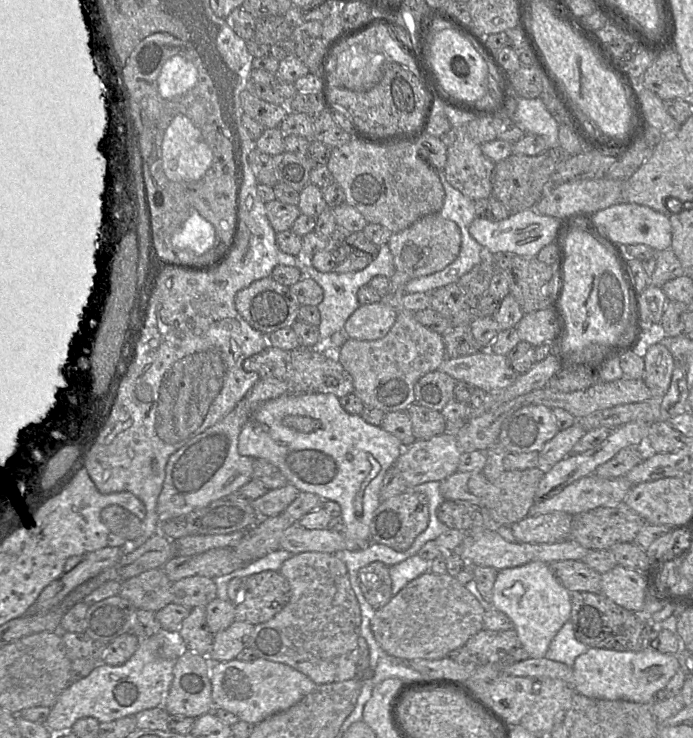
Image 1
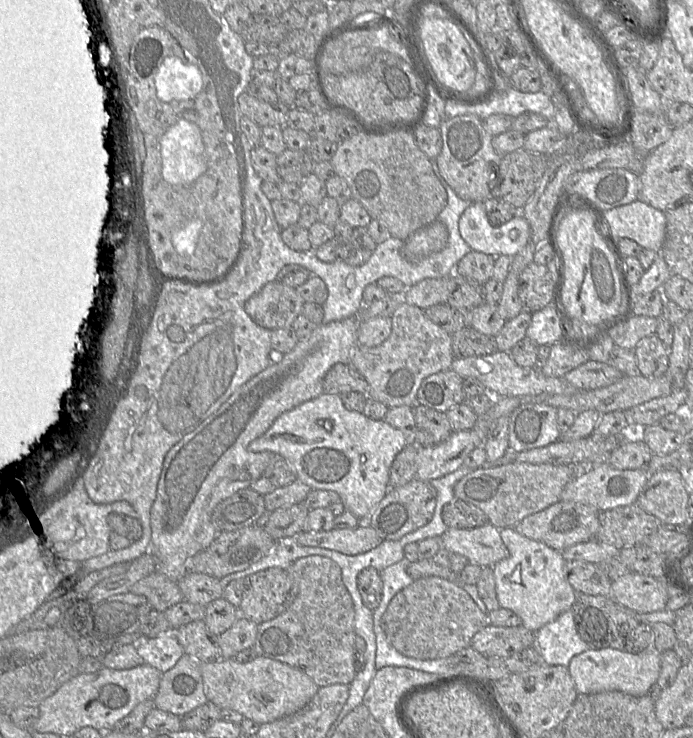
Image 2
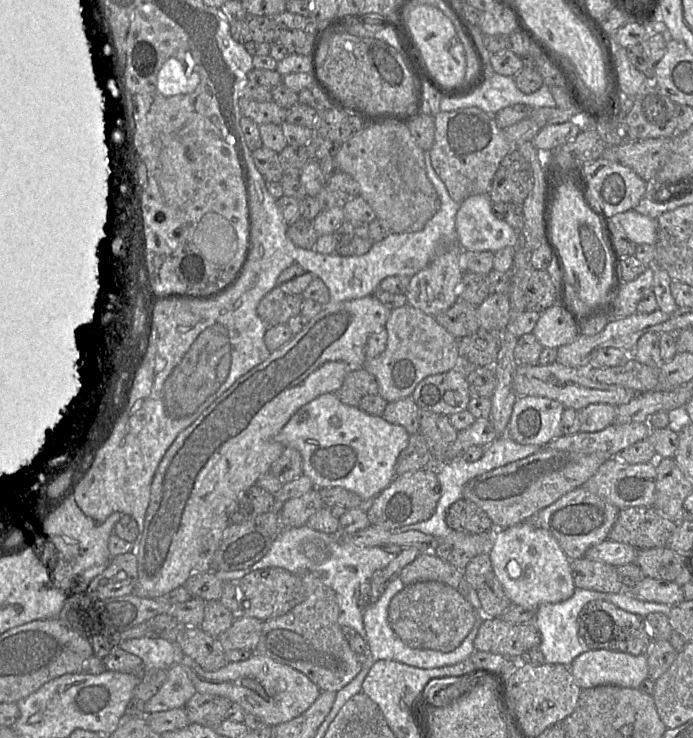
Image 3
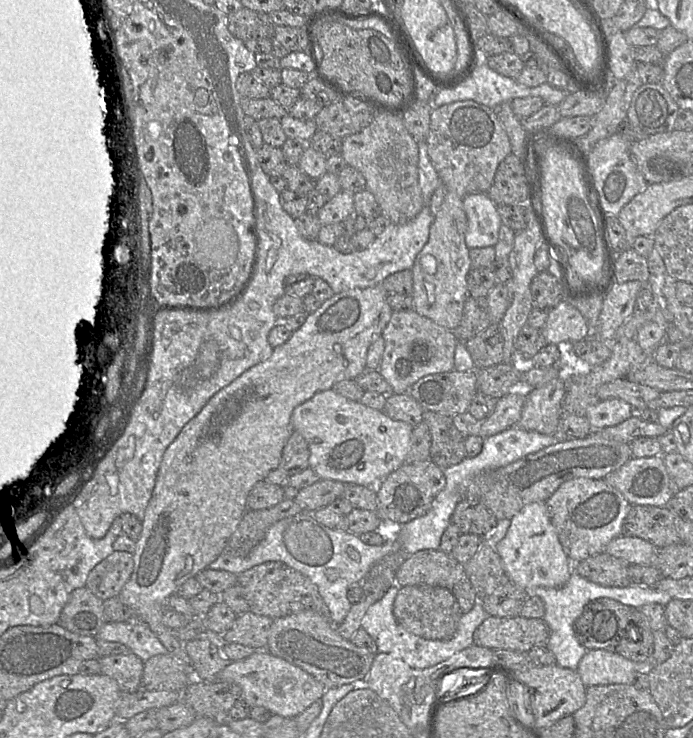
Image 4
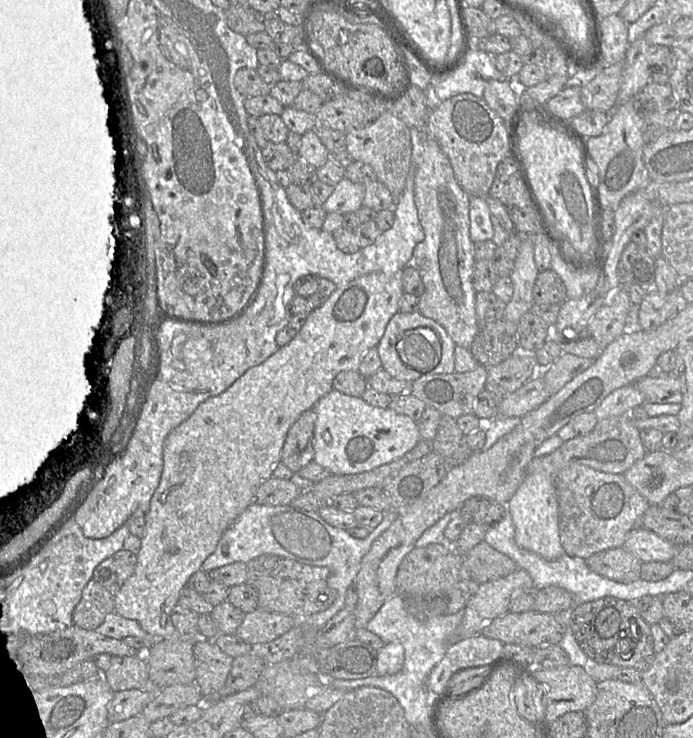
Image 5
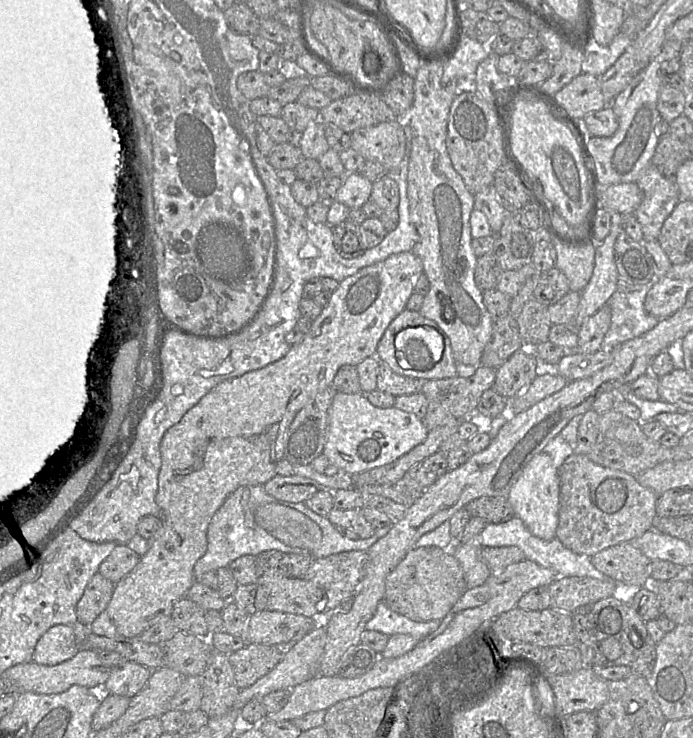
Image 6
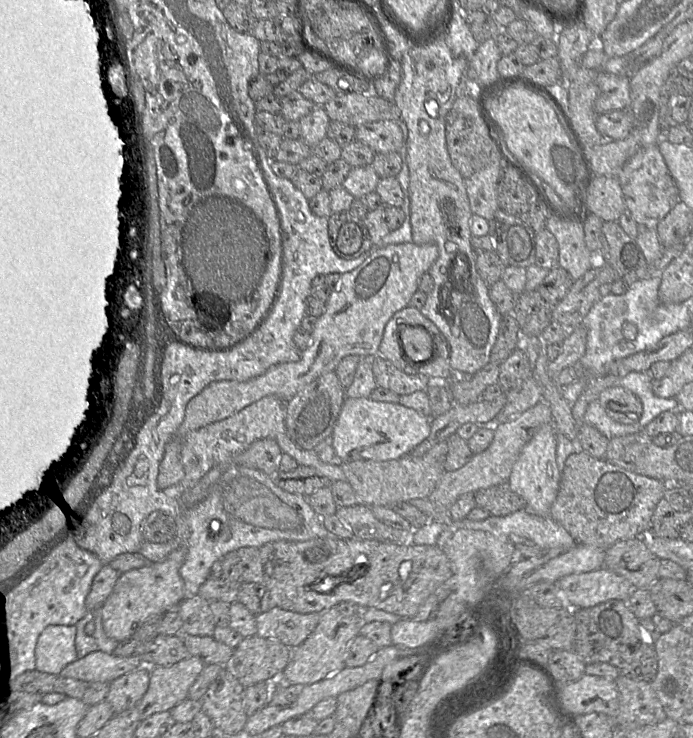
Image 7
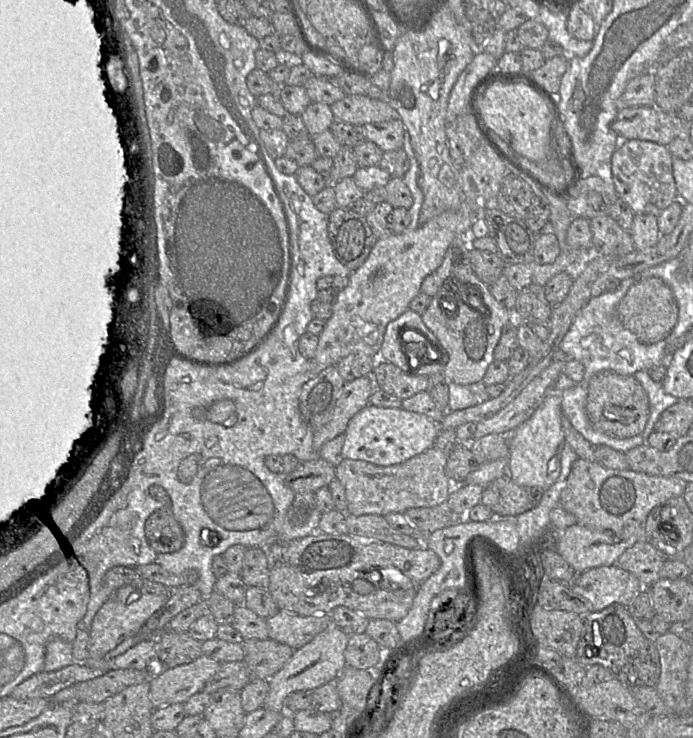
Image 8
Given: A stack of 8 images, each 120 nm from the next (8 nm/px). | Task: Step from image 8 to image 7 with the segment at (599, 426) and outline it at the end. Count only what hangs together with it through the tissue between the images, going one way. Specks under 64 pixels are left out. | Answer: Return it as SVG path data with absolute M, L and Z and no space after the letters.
M620 385L604 389L597 398L606 414L621 424L638 424L643 406L640 399Z

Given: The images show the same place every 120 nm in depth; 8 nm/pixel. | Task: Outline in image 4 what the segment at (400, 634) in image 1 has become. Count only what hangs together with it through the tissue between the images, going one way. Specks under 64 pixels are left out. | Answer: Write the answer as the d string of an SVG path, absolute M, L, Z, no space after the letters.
M408 585L399 588L393 603L397 622L407 631L428 640L448 640L454 636L463 615L456 597L439 586Z

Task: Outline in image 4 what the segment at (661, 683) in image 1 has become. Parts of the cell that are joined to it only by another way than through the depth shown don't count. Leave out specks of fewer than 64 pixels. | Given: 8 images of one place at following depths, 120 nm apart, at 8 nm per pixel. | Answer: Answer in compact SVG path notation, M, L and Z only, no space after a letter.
M597 649L597 650L588 650L587 651L587 653L581 658L581 660L580 660L579 664L578 664L577 672L578 672L579 676L581 677L582 682L584 683L584 685L586 687L595 686L595 685L610 685L610 684L631 684L632 685L635 673L637 671L641 670L641 665L646 665L646 664L638 664L638 663L635 663L635 662L633 662L631 660L628 660L628 659L624 658L623 656L621 656L621 655L619 655L617 653L613 653L613 652L604 650L604 649Z

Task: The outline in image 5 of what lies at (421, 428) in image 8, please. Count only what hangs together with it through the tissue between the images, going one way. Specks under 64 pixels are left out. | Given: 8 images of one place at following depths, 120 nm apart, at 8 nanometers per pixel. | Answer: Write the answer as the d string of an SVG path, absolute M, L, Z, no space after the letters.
M331 390L312 408L316 414L314 426L314 461L330 472L330 475L366 472L390 463L413 449L421 440L417 421L394 410L367 404L361 397L349 396Z

